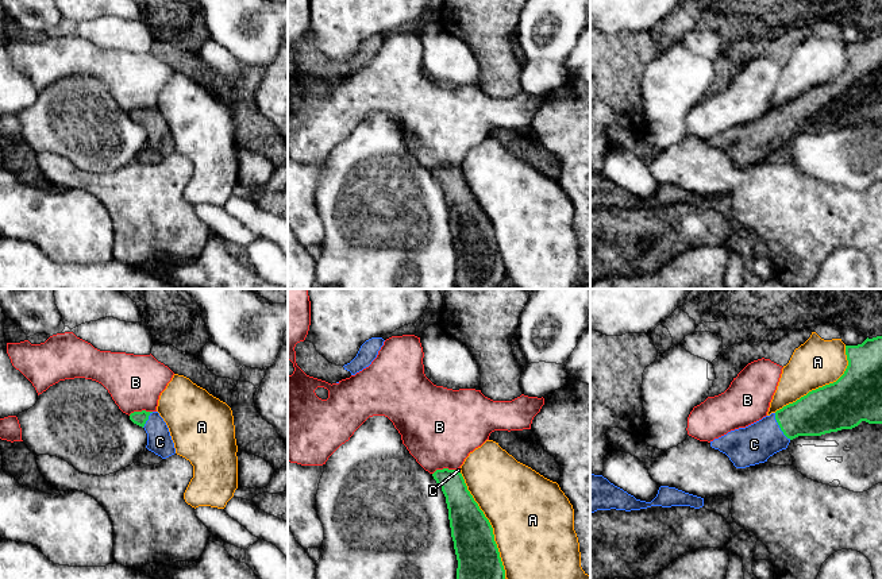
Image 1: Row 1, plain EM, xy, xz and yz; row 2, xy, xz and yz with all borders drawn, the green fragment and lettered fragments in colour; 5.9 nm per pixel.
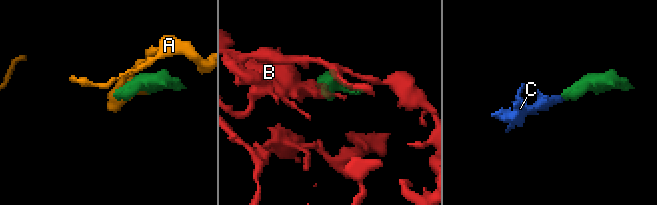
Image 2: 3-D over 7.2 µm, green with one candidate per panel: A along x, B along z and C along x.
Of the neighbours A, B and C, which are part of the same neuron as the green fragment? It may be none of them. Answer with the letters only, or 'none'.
C

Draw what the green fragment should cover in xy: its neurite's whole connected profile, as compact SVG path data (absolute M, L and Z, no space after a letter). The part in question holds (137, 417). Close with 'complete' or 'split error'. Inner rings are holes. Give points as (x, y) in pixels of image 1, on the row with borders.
M134 412L130 420L142 426L147 433L146 448L155 455L166 459L176 453L169 428L158 412Z | split error

